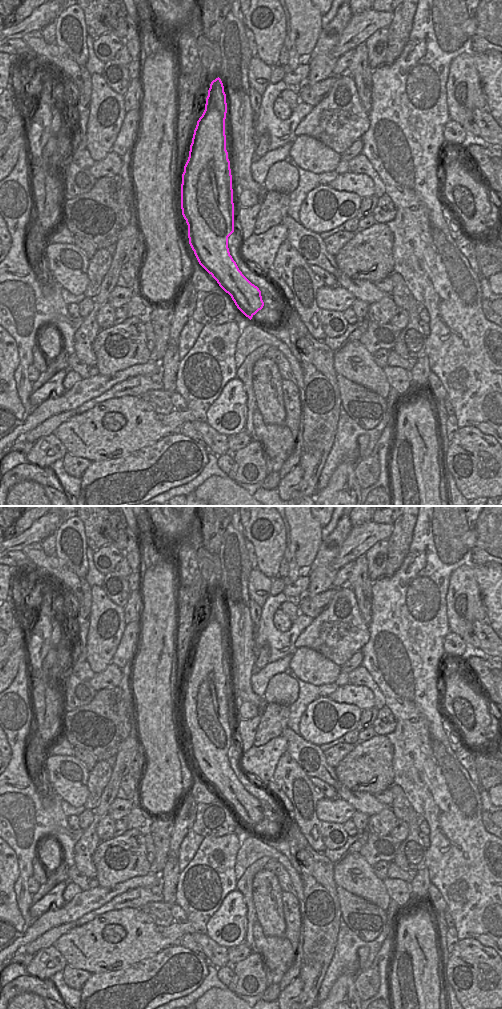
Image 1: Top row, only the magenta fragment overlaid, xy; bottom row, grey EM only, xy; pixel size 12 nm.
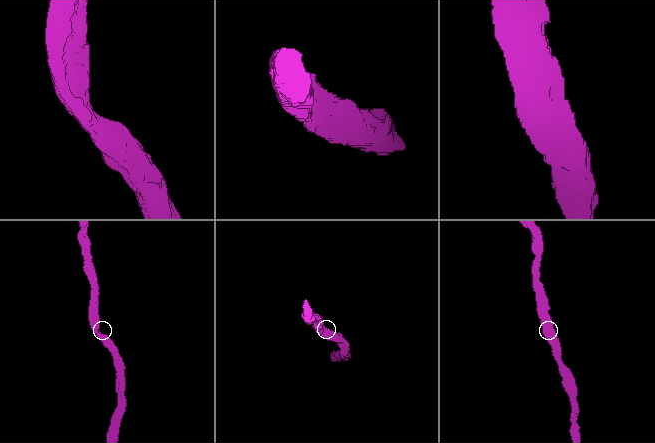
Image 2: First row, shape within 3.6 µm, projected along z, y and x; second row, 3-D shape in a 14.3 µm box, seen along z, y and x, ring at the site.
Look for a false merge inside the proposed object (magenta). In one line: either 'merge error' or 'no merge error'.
no merge error

